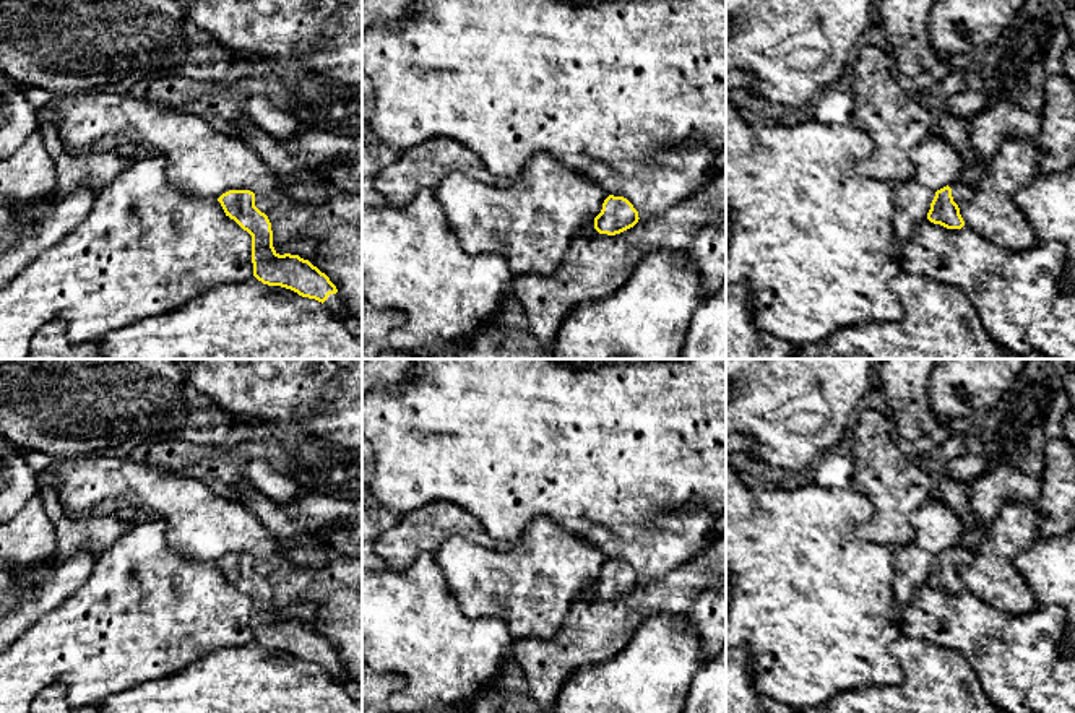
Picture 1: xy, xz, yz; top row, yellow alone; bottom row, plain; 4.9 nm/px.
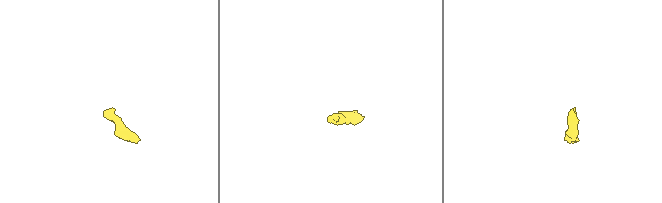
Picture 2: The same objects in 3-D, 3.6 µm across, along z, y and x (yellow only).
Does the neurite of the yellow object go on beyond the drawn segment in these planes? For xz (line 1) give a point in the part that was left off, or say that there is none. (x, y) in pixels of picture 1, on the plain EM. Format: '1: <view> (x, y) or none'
1: none

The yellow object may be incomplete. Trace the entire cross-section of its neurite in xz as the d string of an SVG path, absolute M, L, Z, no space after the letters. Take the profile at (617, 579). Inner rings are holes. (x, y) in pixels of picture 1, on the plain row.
M609 559L594 581L594 593L599 598L615 599L633 591L638 583L638 575L627 562Z

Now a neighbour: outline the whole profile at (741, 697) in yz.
M744 650L726 651L726 713L796 713L791 707L757 694L750 684Z

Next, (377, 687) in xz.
M362 659L362 713L388 713L388 698L403 685L404 676L373 672Z

